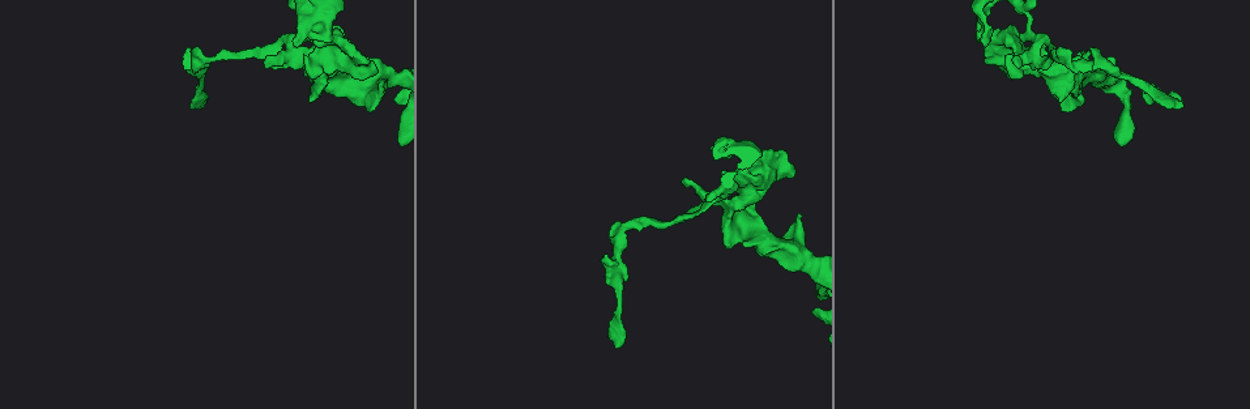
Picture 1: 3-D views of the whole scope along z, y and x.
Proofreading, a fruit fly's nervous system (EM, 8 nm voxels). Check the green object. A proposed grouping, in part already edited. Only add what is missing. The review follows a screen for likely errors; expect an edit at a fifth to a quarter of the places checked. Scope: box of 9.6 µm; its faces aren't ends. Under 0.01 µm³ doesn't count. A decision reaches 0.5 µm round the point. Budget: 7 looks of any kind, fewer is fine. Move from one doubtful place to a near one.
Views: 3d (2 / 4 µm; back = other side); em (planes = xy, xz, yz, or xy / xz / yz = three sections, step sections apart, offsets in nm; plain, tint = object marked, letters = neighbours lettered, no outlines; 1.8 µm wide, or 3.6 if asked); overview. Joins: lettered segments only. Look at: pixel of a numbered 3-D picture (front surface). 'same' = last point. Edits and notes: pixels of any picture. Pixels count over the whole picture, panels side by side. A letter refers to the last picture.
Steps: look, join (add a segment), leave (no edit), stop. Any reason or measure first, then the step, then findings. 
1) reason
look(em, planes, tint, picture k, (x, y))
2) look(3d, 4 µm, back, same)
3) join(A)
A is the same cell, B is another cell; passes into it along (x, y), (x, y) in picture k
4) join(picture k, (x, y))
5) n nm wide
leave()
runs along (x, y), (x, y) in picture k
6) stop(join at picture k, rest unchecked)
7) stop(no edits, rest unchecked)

branch stops here
look(em, planes, plain, picture 1, (303, 58))

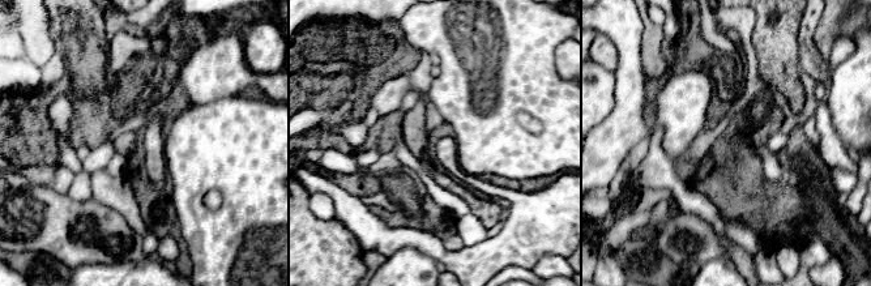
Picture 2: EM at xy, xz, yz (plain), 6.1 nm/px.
see the neighbours
look(em, planes, letters, same)

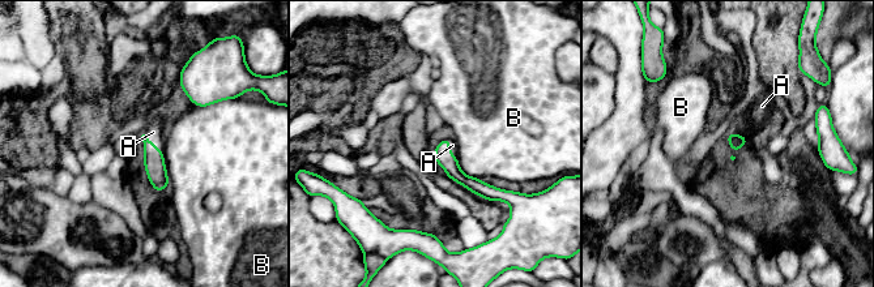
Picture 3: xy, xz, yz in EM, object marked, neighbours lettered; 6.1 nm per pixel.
B touches over 220 nm
join(A)
A is the same cell, B is another cell; passes into it along (443, 155), (451, 150), (452, 145) in picture 3; the neuron continues

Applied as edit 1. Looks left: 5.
see it whole again
look(overview)

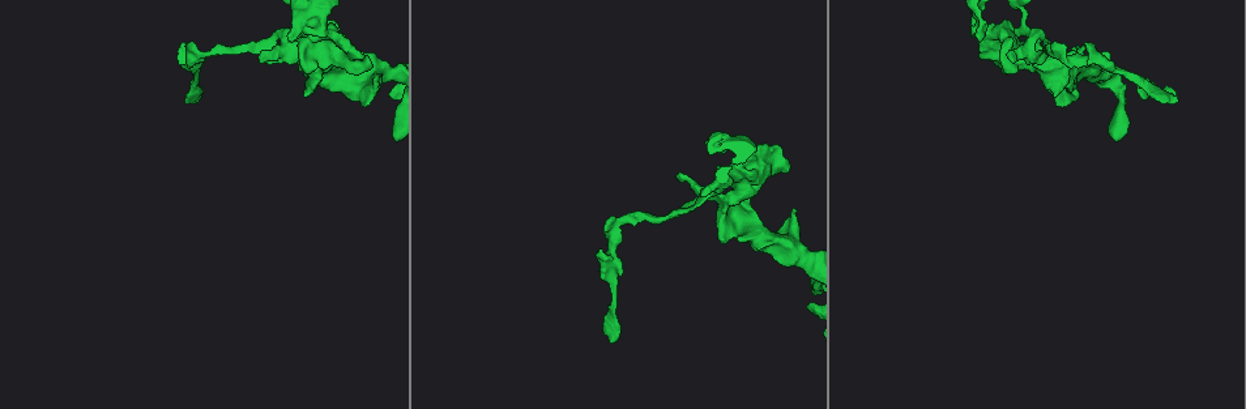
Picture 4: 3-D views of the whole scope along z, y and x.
stops while still wide
look(3d, 2 µm, picture 4, (375, 89))

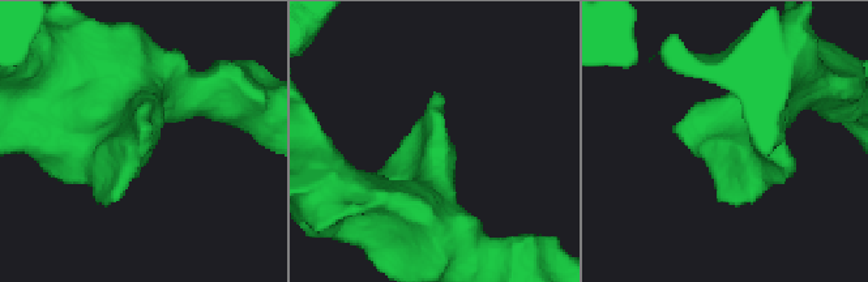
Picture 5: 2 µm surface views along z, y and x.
need the tissue
look(em, xy, step 16, tint, picture 5, (141, 143))

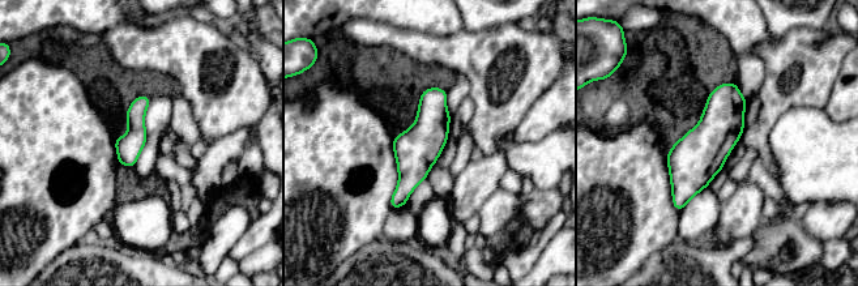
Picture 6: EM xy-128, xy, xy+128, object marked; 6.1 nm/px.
see the neighbours
look(em, xy, step 16, letters, same)

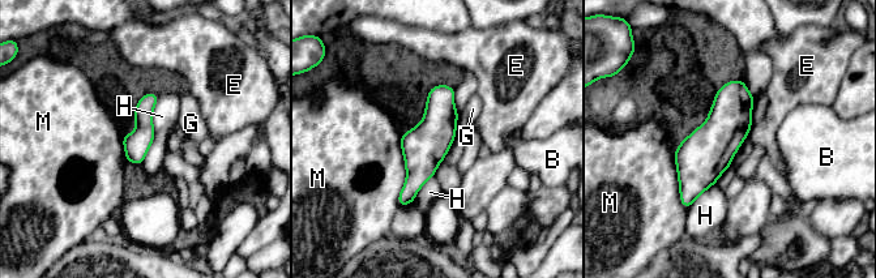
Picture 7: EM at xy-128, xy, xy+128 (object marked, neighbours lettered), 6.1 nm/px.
leave()
B, E, G, H and M are other cells; border along (158, 95), (153, 142), (140, 163) in picture 7; no lettered segment goes on from it

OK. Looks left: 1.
stop(join at picture 3, rest unchecked)

